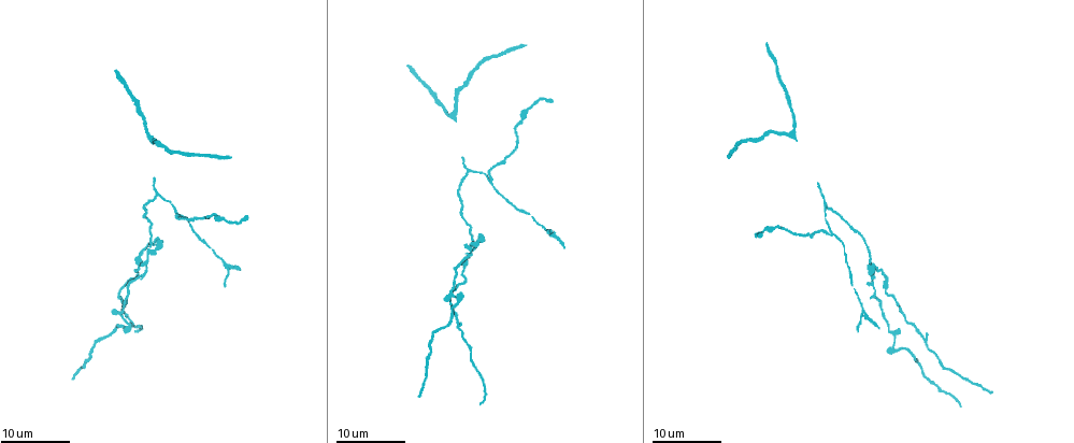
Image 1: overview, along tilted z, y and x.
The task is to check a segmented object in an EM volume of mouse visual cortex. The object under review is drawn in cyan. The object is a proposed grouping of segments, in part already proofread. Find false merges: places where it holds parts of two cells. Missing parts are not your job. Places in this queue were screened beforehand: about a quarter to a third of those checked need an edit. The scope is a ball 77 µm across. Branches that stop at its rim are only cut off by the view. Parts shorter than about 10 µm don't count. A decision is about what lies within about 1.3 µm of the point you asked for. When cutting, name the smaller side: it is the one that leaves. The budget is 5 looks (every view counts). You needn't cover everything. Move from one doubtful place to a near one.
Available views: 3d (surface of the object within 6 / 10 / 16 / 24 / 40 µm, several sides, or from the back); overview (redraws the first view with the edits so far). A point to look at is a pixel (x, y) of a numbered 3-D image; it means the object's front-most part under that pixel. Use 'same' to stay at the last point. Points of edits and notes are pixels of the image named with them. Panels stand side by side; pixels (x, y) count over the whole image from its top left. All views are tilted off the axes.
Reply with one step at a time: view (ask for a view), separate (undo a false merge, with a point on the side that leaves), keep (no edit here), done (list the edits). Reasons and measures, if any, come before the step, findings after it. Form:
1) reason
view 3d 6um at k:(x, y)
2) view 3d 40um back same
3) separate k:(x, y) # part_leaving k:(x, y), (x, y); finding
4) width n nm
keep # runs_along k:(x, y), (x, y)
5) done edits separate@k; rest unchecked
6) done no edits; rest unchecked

narrows sharply
view 3d 24um at 1:(892, 343)

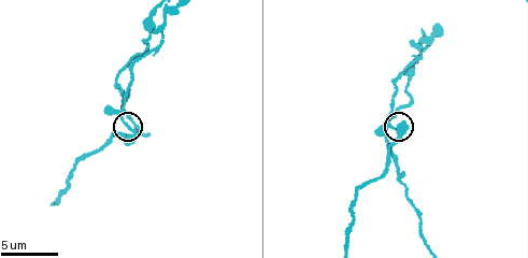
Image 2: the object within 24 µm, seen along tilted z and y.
closer look
view 3d 10um at 2:(126, 124)

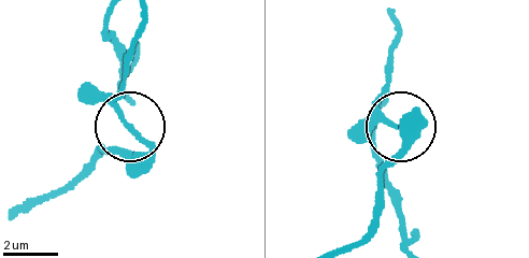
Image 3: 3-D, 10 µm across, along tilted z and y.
width 150 nm
keep # all the same cell

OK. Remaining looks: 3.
arms part here
view 3d 24um at 1:(790, 133)

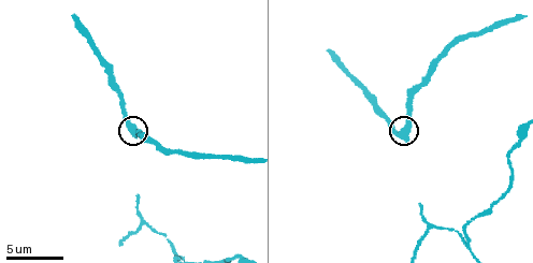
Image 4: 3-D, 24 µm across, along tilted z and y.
zoom in
view 3d 6um at 4:(406, 128)

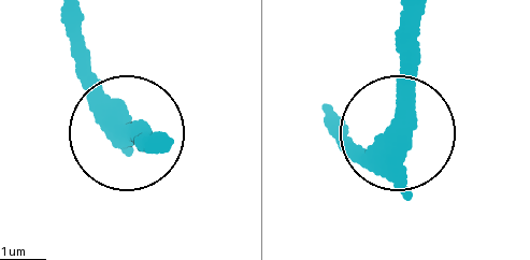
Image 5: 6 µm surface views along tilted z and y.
width 370 nm
keep # continuous, no second cell

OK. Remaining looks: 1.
branch point
view 3d 10um at 4:(432, 226)

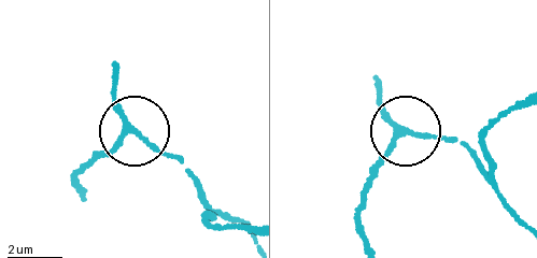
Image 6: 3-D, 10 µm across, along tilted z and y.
arms 3
keep # continuous, no second cell

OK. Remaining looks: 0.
done no edits; rest unchecked

